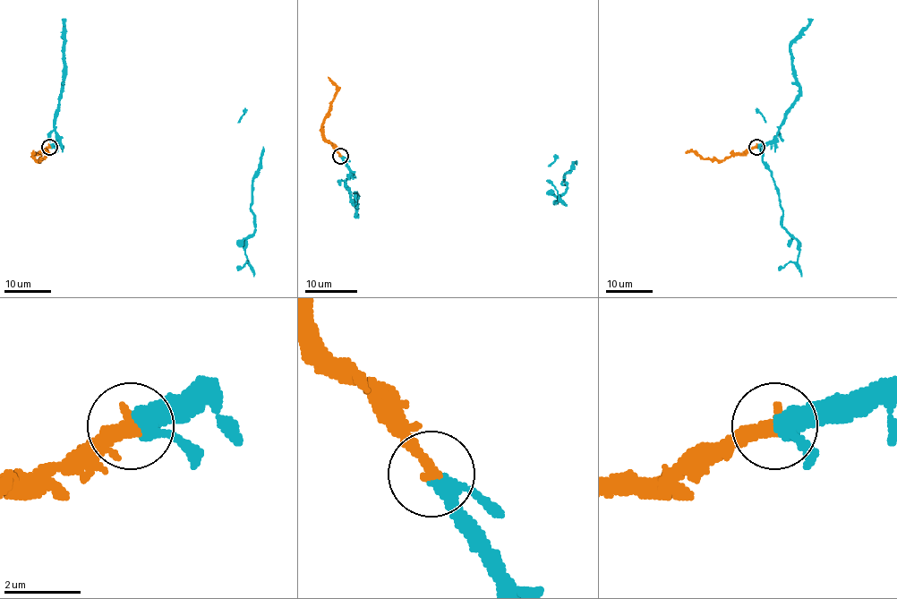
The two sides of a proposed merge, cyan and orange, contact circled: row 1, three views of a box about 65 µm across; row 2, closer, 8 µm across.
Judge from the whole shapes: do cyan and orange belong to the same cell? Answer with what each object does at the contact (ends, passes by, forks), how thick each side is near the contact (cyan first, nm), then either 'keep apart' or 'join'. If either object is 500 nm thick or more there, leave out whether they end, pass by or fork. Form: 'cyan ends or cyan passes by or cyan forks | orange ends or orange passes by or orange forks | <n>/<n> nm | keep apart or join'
cyan passes by | orange ends | 360/360 nm | join

